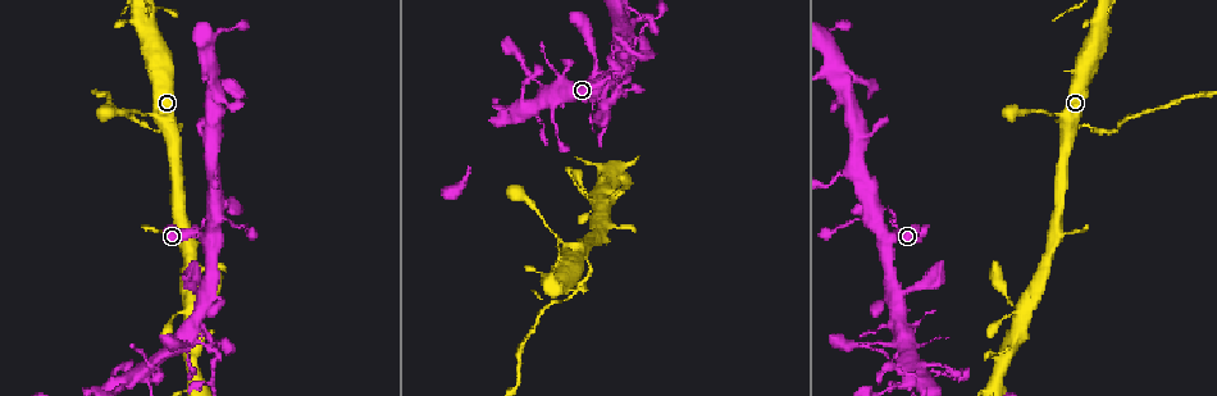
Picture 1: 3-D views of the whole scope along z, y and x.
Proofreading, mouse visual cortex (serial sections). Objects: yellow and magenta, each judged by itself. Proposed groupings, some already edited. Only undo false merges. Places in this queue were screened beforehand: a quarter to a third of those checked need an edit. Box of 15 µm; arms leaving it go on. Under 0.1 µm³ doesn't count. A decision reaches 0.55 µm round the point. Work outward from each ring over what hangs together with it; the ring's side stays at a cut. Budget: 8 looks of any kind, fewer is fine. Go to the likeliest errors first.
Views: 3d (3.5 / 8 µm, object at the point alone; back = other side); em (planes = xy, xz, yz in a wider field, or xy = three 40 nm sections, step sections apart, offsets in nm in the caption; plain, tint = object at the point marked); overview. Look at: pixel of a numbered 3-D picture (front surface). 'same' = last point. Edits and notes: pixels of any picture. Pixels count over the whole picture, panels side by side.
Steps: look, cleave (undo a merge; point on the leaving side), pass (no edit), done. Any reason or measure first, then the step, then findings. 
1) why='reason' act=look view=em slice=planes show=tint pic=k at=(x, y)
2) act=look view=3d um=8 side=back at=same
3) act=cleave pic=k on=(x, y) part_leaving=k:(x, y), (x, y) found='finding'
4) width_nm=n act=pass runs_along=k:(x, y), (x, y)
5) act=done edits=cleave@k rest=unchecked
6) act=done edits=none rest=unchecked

why='small branch off a trunk' act=look view=3d um=3.5 pic=1 at=(207, 235)

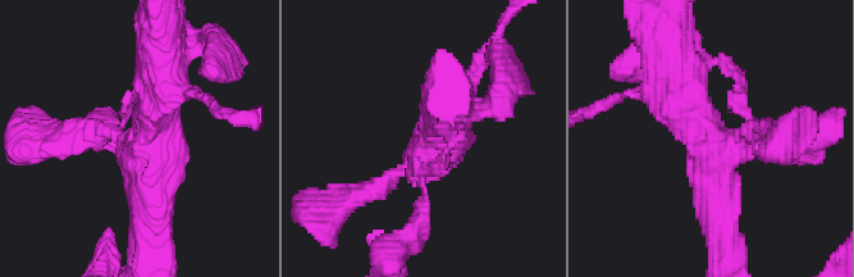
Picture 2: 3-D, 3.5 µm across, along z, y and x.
why='now the EM' act=look view=em slice=planes show=tint pic=2 at=(716, 146)

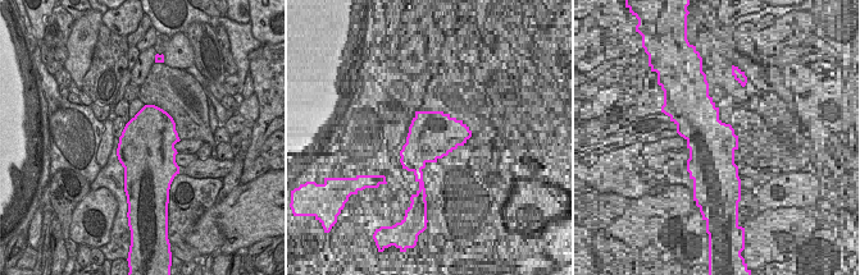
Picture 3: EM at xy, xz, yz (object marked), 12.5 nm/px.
why='another direction' act=look view=em slice=xy step=5 show=tint at=same

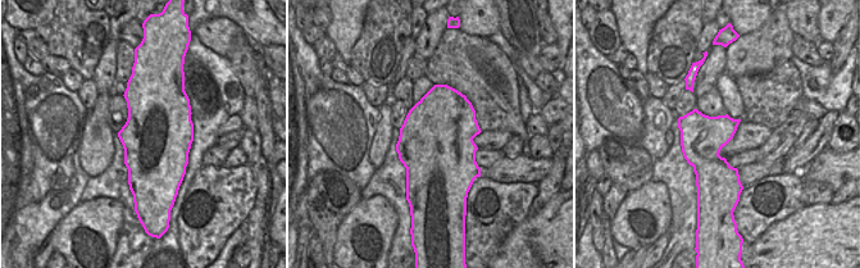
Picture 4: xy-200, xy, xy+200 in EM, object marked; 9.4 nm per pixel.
act=pass runs_along=2:(73, 134), (144, 149), (153, 236) found='continuous, no second cell'

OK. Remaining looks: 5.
why='calibre changes' act=look view=3d um=8 pic=1 at=(632, 88)

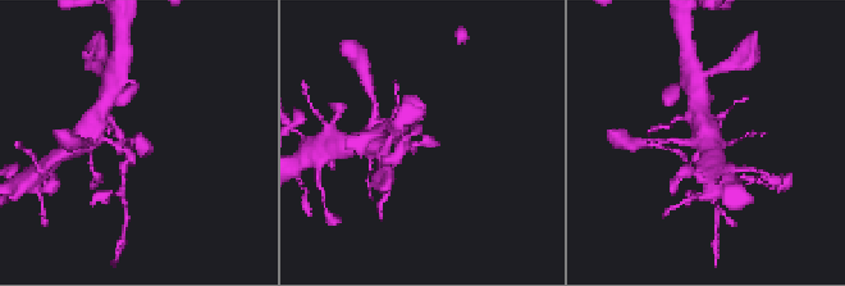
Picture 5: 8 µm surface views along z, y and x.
why='shape alone is not enough' act=look view=em slice=xy step=2 show=tint pic=5 at=(421, 142)

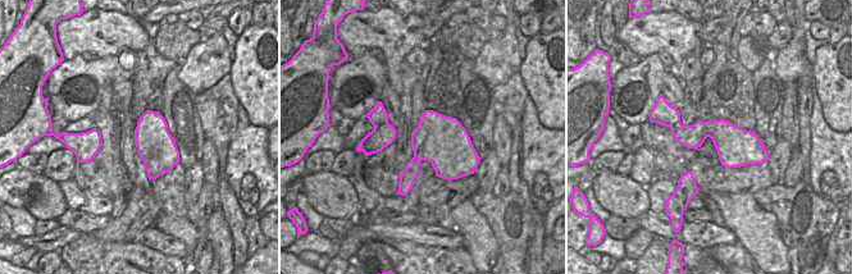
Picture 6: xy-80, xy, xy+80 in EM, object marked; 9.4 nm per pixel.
width_nm=480 act=cleave pic=5 on=(123, 169) found='a second cell is stuck on'

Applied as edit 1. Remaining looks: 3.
act=look view=overview

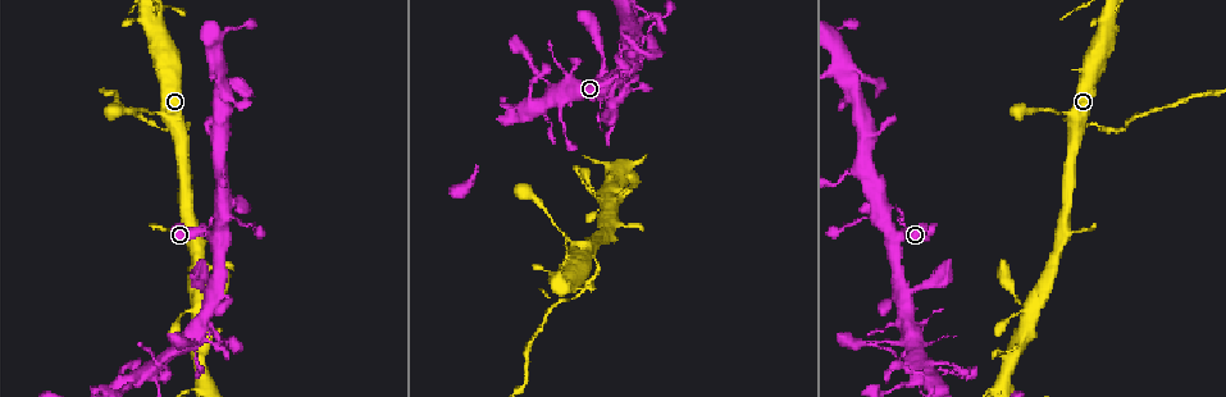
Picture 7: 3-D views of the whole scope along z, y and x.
why='a narrow waist' act=look view=3d um=8 pic=7 at=(597, 274)

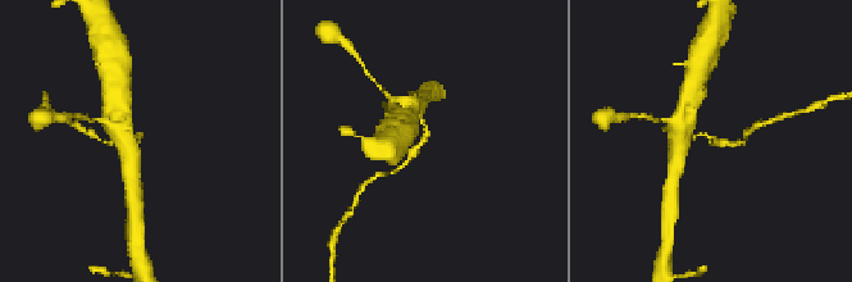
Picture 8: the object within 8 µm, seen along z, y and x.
arm_widths_nm=150,350 act=look view=em slice=xy step=1 show=tint pic=8 at=(709, 137)

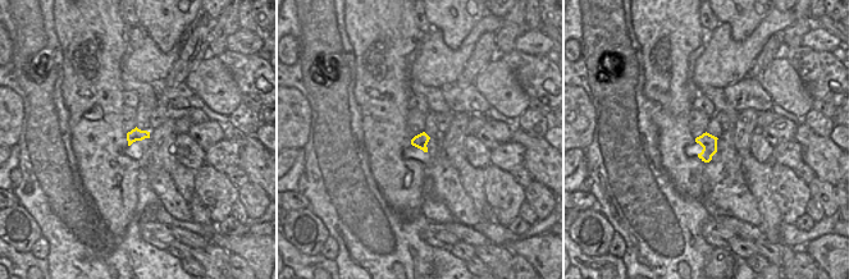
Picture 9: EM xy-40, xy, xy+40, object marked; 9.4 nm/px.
act=cleave pic=8 on=(714, 141) found='a second cell is stuck on'

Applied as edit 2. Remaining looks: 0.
act=done edits=cleave@5,cleave@8 rest=unchecked

